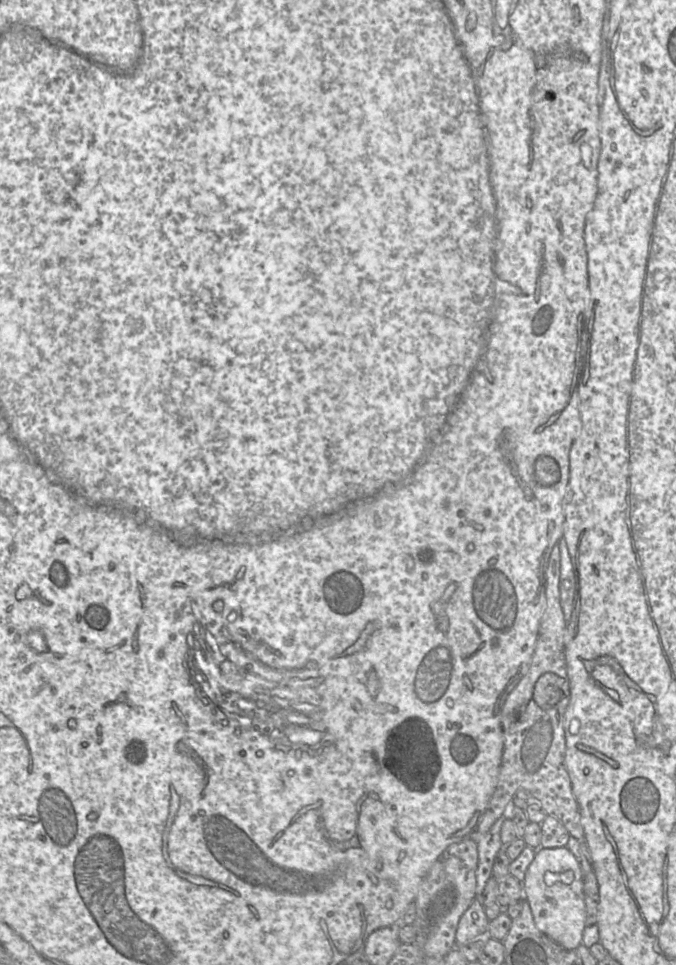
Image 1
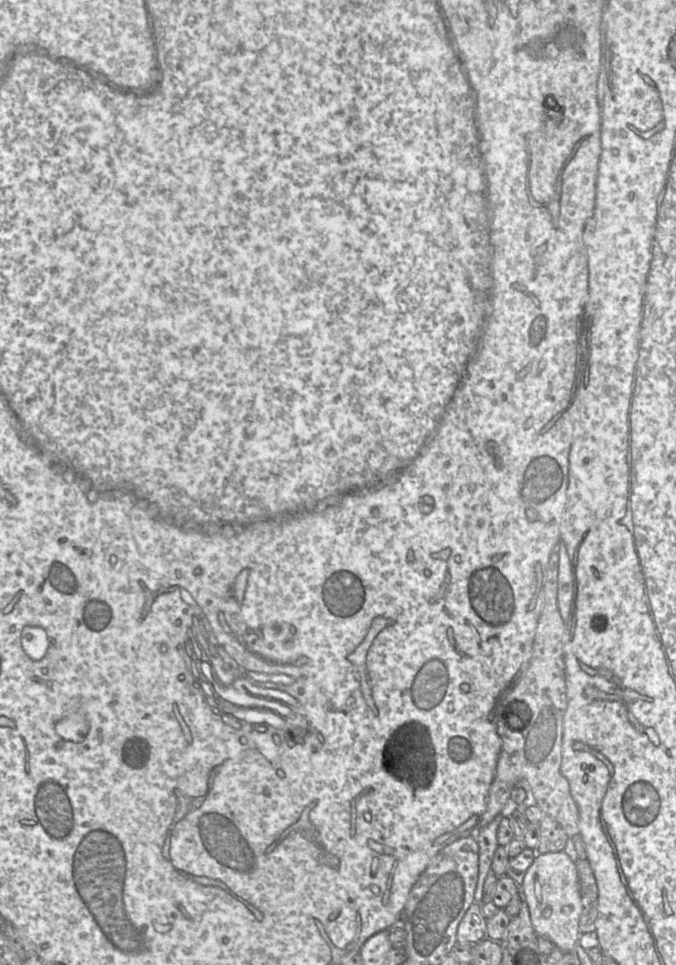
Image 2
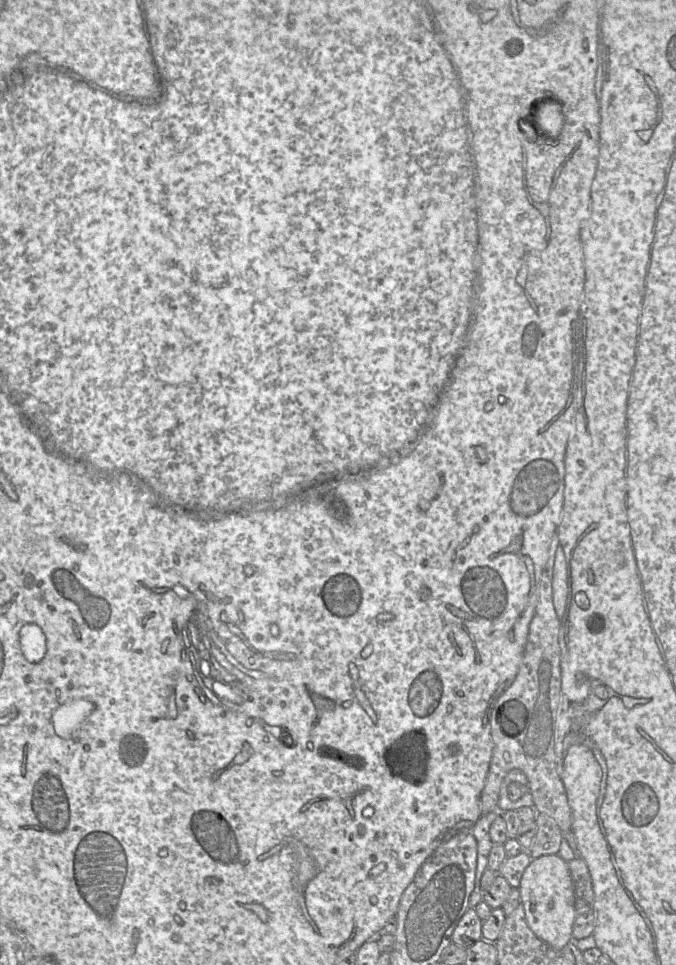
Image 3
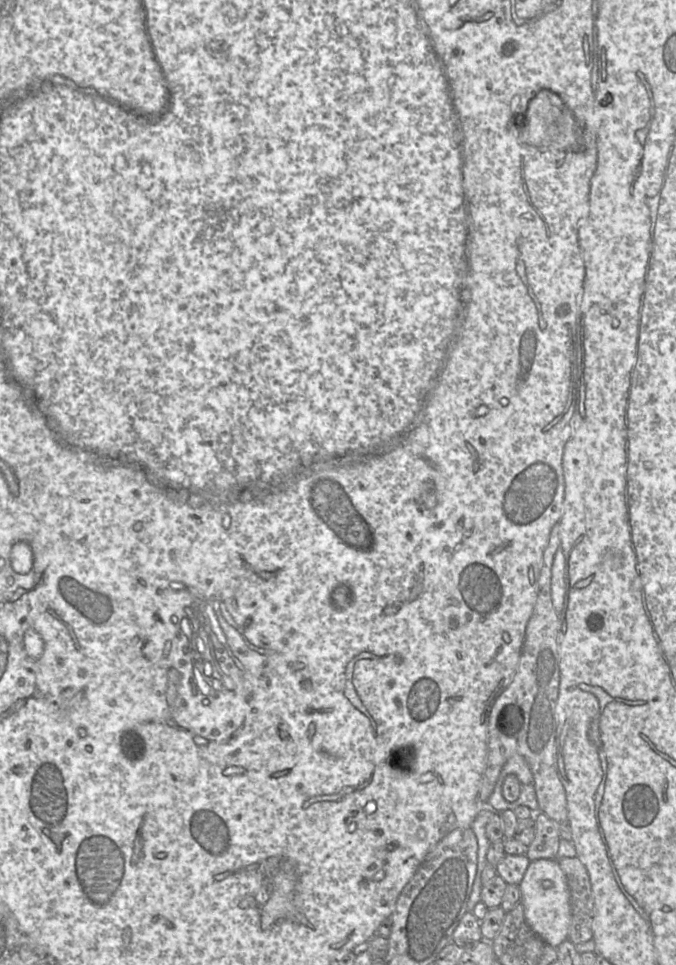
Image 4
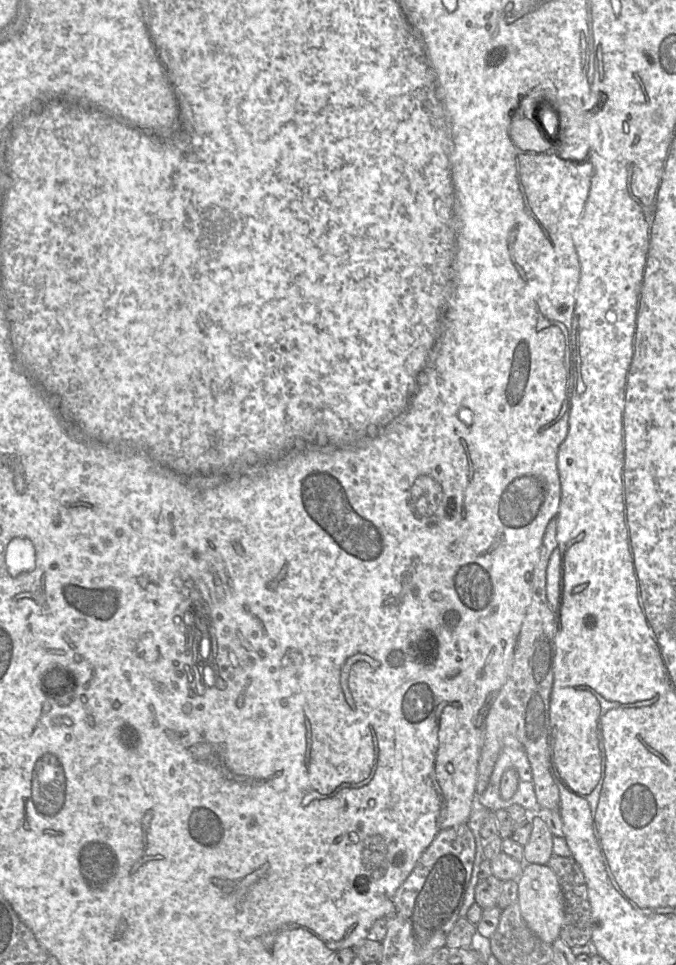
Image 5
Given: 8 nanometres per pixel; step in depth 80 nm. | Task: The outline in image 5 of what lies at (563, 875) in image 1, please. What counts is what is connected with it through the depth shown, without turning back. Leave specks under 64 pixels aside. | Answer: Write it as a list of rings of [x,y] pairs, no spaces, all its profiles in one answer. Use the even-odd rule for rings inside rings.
[[[524,863],[518,882],[518,903],[528,928],[542,941],[552,945],[563,925],[564,895],[554,871],[547,864]]]

